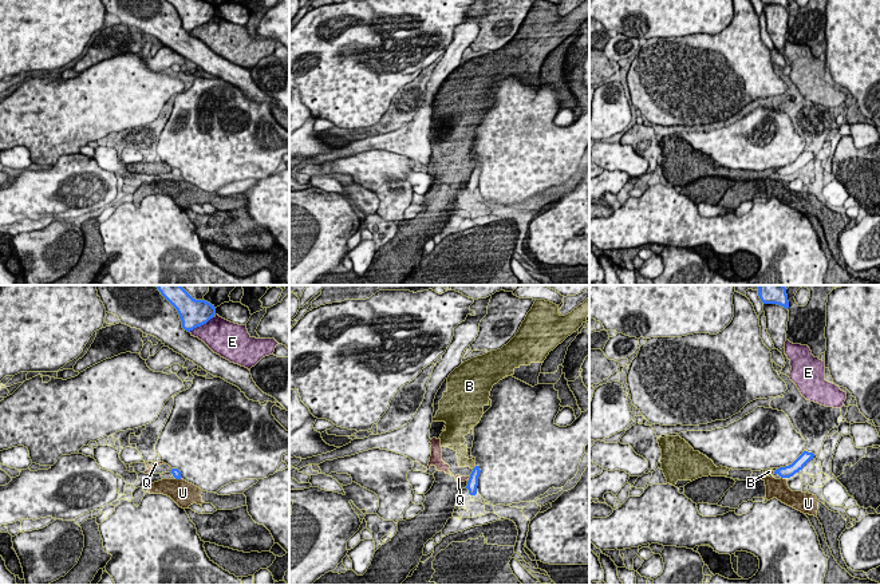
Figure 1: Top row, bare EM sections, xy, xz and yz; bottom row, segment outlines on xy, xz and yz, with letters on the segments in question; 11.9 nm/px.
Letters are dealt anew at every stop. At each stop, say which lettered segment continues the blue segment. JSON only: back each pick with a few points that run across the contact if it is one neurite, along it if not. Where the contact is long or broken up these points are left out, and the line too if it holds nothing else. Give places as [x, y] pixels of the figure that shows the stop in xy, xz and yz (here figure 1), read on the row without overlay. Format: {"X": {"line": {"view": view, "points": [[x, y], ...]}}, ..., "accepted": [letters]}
{"accepted": []}

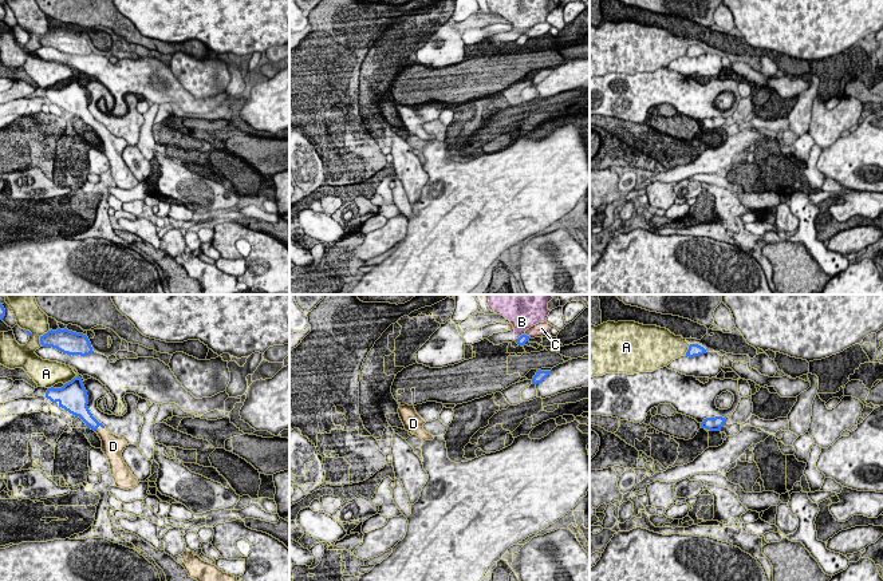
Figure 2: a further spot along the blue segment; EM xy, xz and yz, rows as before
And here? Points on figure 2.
{"D": {"line": {"view": "xy", "points": [[83, 113], [99, 125], [110, 142]]}}, "accepted": ["D"]}

